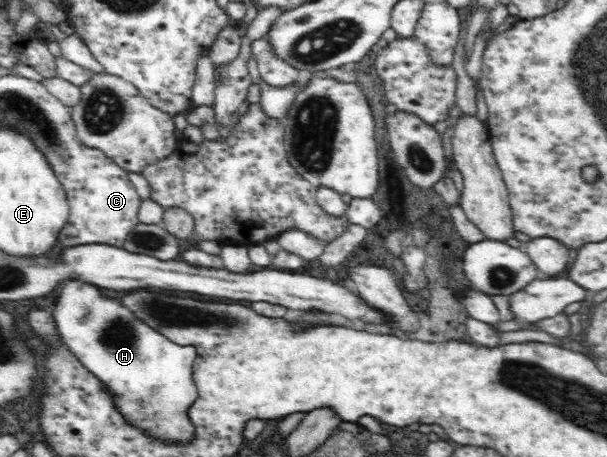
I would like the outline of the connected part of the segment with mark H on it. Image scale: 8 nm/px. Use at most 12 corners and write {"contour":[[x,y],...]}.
{"contour":[[68,281],[58,329],[122,413],[190,439],[194,347]]}

